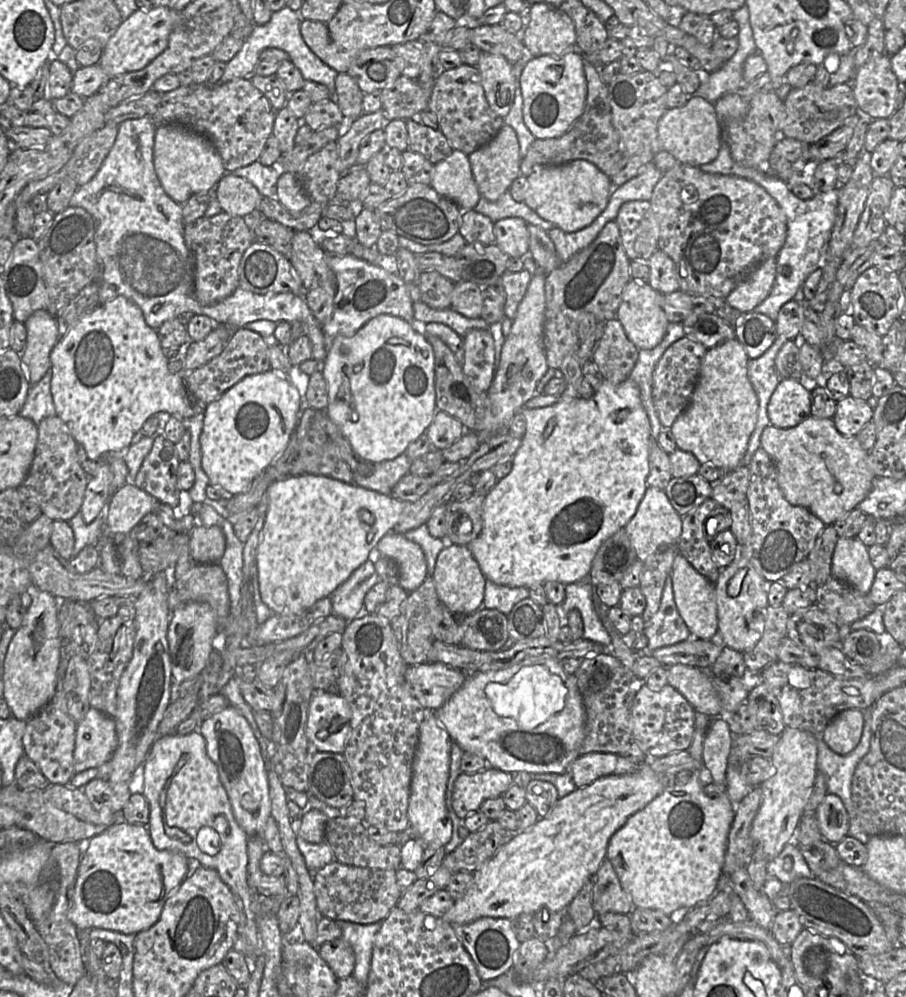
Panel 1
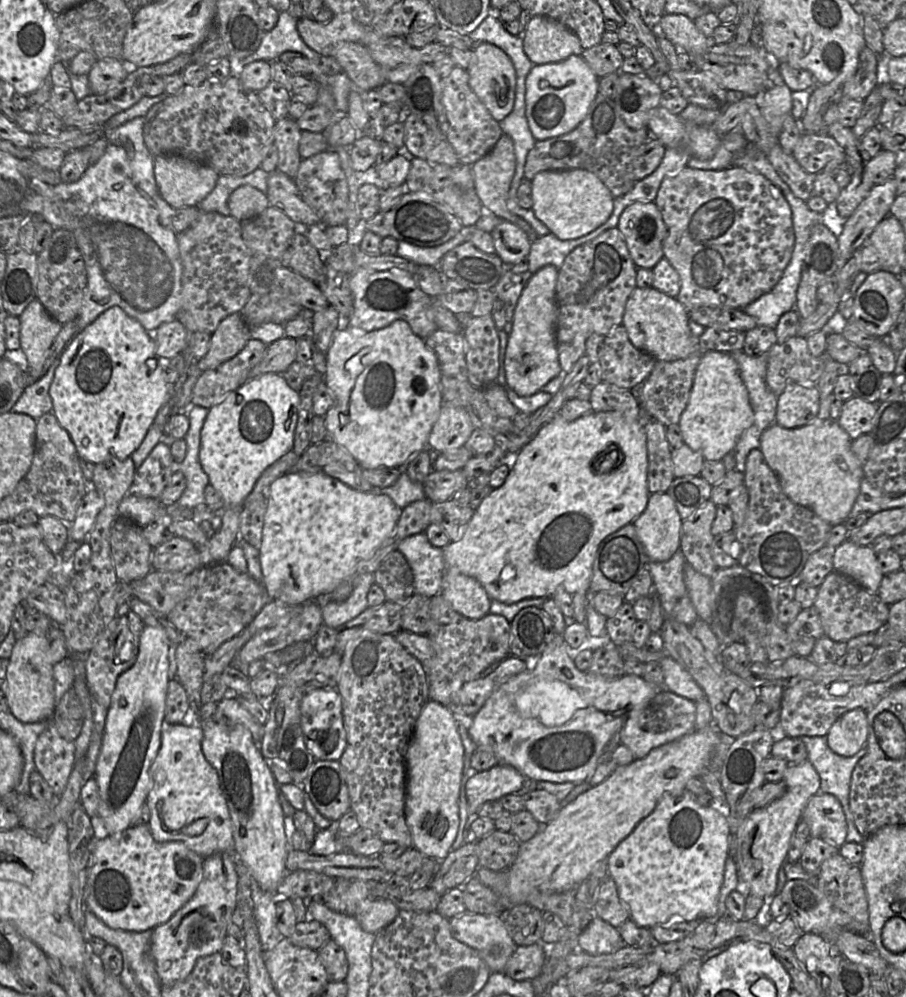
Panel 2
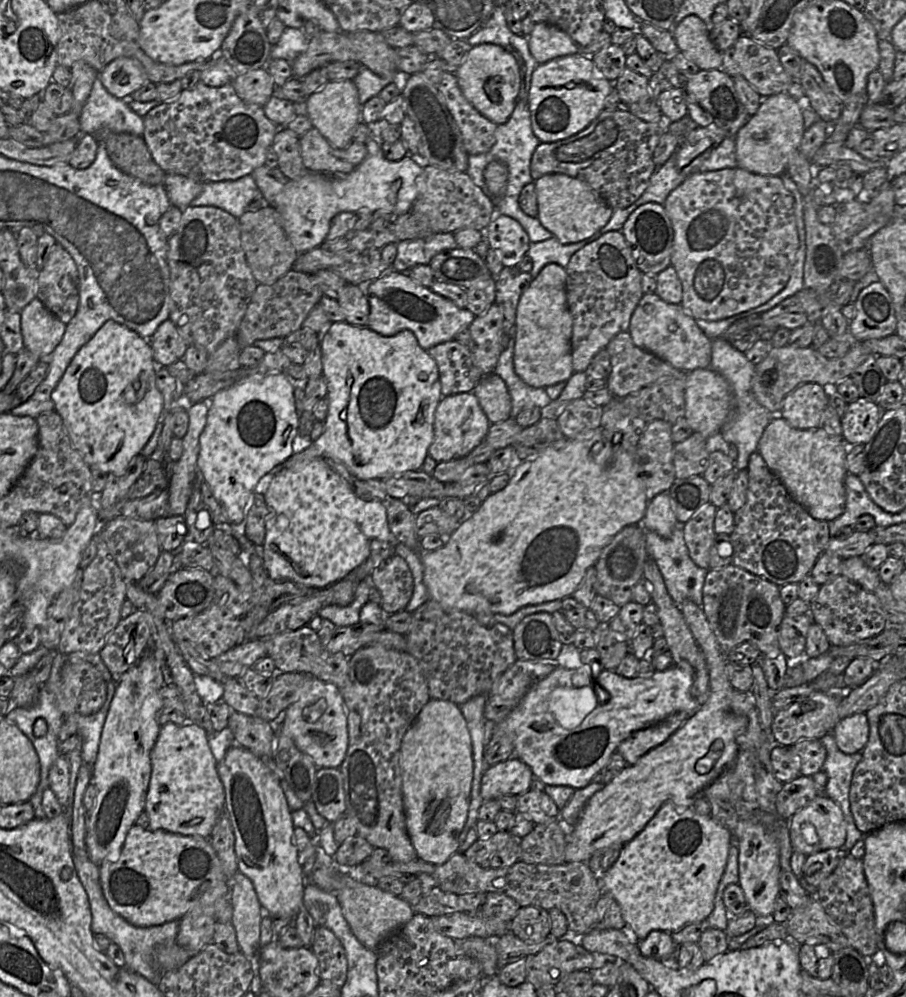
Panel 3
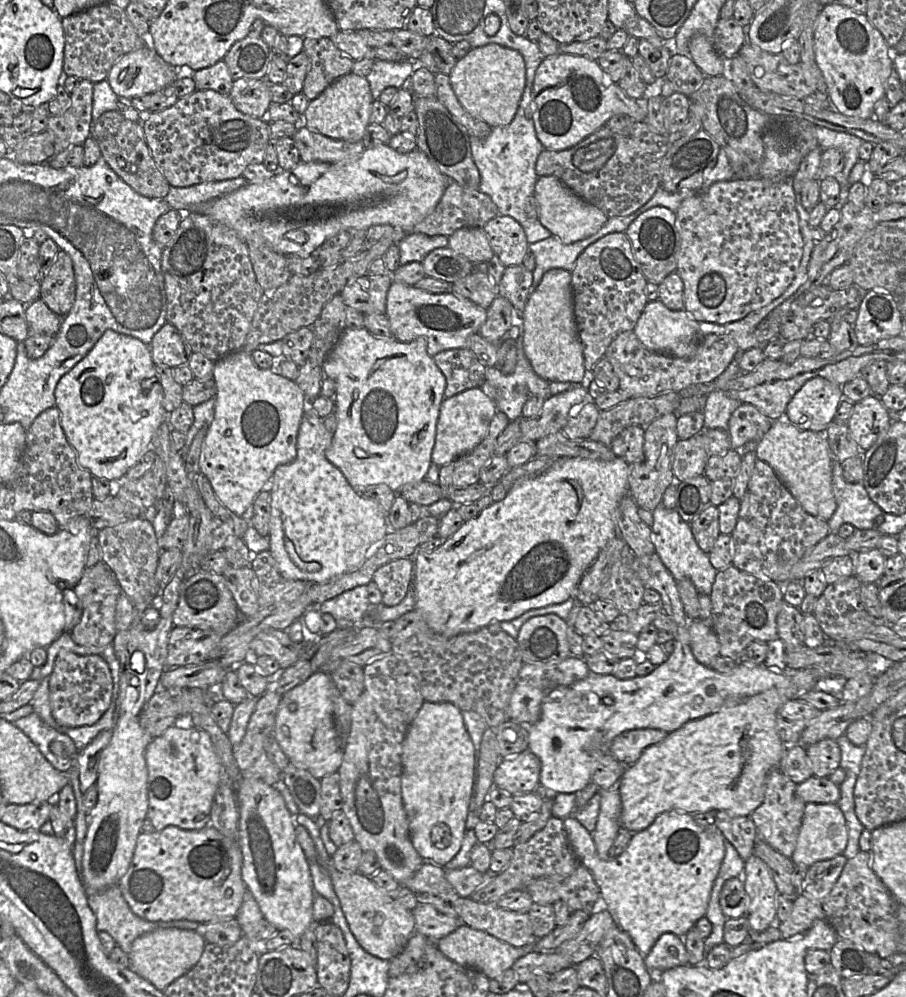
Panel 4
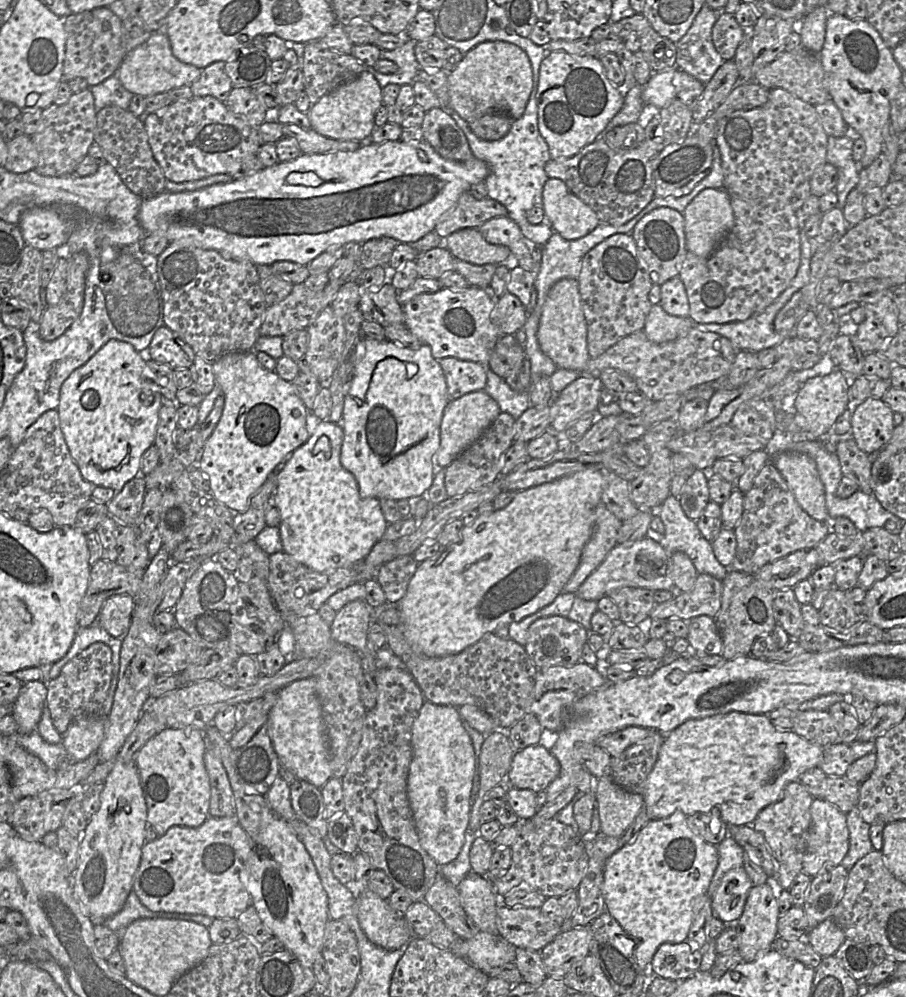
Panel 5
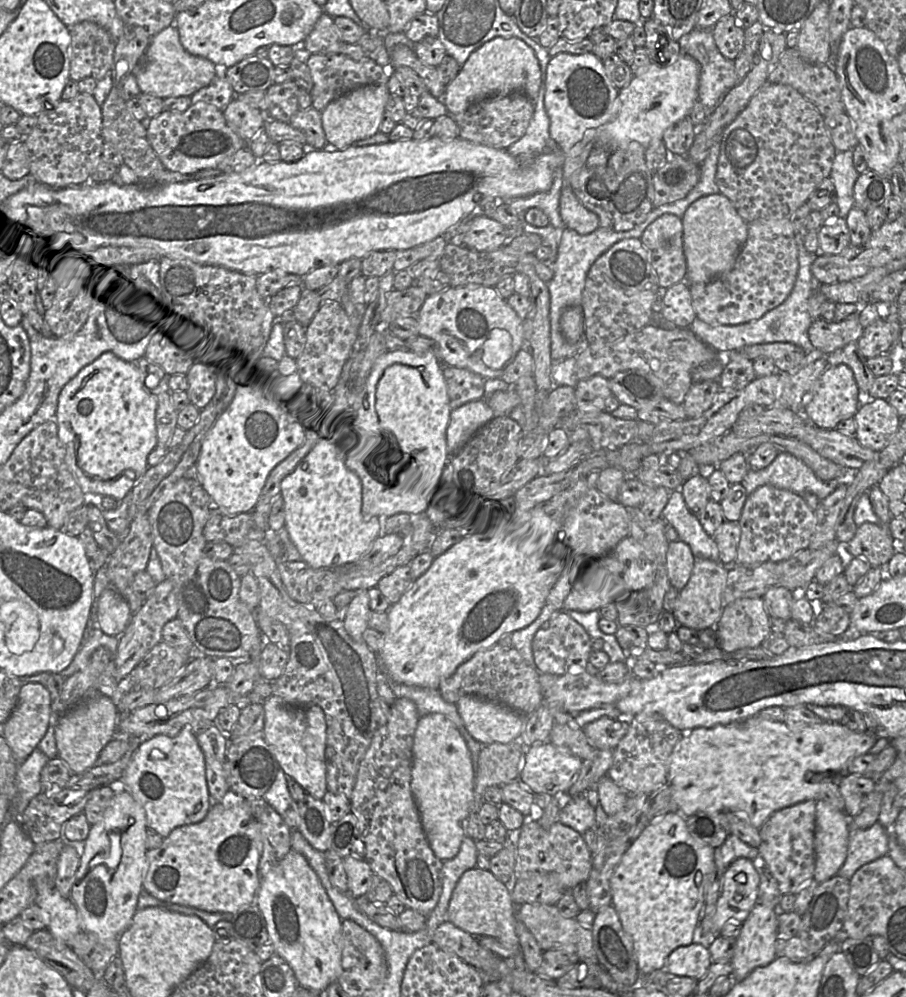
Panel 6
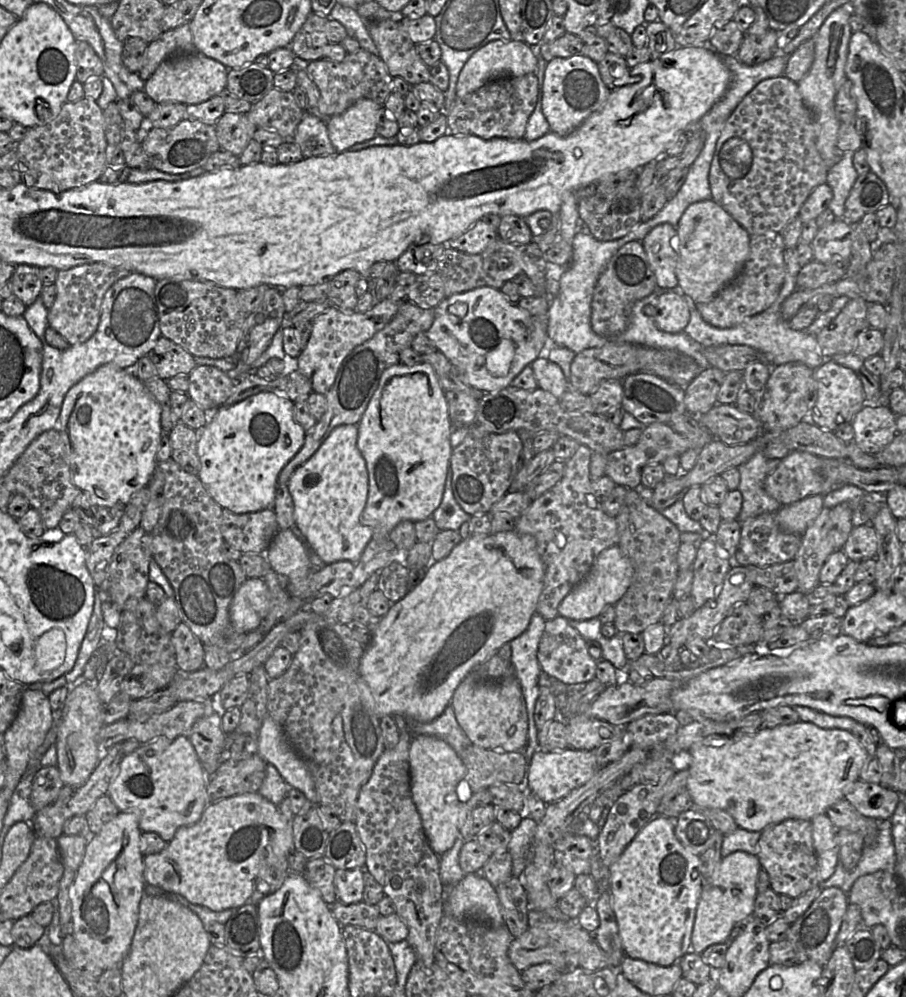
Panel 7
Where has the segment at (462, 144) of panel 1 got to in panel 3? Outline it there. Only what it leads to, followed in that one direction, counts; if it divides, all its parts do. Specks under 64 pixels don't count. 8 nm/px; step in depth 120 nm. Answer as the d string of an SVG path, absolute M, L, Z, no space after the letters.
M444 71L437 87L460 129L467 154L487 153L495 144L498 125L484 117L465 98L454 73Z

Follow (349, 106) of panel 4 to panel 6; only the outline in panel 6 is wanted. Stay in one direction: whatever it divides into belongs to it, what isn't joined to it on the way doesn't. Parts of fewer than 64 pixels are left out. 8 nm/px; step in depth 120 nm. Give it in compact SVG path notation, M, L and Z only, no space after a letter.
M371 84L356 88L331 101L321 111L321 124L327 144L324 149L344 149L379 131L390 93L387 85Z

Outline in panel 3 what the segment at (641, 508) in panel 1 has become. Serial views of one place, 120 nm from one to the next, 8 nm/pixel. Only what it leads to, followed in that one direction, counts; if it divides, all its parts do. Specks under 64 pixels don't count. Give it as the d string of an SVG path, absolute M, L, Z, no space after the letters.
M666 492L658 494L648 502L641 526L644 530L655 532L662 538L669 538L677 523L674 500Z

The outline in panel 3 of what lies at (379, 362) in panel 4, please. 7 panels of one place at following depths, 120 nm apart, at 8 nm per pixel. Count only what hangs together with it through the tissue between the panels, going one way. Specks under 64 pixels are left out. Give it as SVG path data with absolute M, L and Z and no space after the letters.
M334 322L322 336L321 351L322 376L329 398L324 432L311 445L276 466L271 473L306 465L315 458L336 458L361 480L384 480L397 473L421 470L434 439L435 411L443 396L438 365L419 345L413 332L402 330L393 336L382 336L366 326Z

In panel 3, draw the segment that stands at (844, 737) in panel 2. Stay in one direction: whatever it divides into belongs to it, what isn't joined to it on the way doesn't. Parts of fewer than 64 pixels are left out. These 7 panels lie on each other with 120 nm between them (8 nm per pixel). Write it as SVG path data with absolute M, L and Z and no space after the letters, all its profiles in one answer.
M857 713L839 720L832 729L835 742L844 754L863 751L869 738L866 713Z

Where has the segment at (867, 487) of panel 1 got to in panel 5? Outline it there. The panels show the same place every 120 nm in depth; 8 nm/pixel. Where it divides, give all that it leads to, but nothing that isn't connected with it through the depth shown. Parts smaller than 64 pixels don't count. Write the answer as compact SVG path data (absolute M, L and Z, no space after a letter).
M785 451L772 456L771 461L802 509L816 520L830 522L824 485L814 460L802 453Z

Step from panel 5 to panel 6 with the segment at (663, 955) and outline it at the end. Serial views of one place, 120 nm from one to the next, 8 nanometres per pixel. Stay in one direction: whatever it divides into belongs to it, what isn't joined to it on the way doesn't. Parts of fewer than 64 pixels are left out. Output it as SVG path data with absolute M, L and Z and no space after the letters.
M693 942L674 949L665 961L664 970L671 976L690 977L699 981L705 976L711 963L708 949Z

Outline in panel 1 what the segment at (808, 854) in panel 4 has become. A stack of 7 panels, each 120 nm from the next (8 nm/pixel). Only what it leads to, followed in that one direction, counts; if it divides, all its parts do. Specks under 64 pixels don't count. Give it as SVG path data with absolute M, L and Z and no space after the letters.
M826 794L815 810L823 839L830 844L838 844L848 836L849 820L841 799L835 794Z

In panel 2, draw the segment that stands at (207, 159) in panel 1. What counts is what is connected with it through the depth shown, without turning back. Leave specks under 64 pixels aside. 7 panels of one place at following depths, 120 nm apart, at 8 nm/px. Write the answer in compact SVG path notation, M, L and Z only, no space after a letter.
M179 155L154 157L154 175L160 195L176 210L197 206L219 177L211 167Z

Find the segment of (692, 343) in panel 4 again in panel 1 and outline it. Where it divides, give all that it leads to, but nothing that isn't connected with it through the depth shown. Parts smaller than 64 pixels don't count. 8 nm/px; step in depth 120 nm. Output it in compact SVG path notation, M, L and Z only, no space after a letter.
M631 278L622 293L622 300L616 318L621 322L629 340L638 349L653 349L664 338L670 323L663 310L664 294L655 290L649 283L640 283Z

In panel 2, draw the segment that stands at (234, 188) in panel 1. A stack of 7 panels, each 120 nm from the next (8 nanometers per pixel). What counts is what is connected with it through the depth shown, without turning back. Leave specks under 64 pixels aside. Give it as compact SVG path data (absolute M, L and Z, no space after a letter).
M250 185L239 186L228 198L230 215L238 221L253 218L268 205L267 195Z

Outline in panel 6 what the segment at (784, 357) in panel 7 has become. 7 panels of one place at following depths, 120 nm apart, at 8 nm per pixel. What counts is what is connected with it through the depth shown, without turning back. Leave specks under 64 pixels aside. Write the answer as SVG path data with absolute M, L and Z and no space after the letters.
M796 232L795 240L798 250L798 273L795 284L787 298L776 308L764 314L761 318L744 324L732 326L709 325L699 318L688 327L702 342L711 346L717 352L738 352L744 347L756 344L784 342L801 347L806 353L814 347L808 336L809 327L813 321L807 311L808 299L815 288L815 281L811 272L811 266L815 254L809 253L804 246L806 232Z

